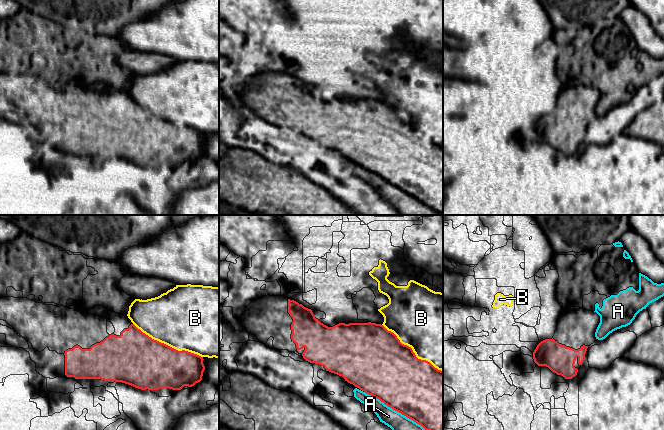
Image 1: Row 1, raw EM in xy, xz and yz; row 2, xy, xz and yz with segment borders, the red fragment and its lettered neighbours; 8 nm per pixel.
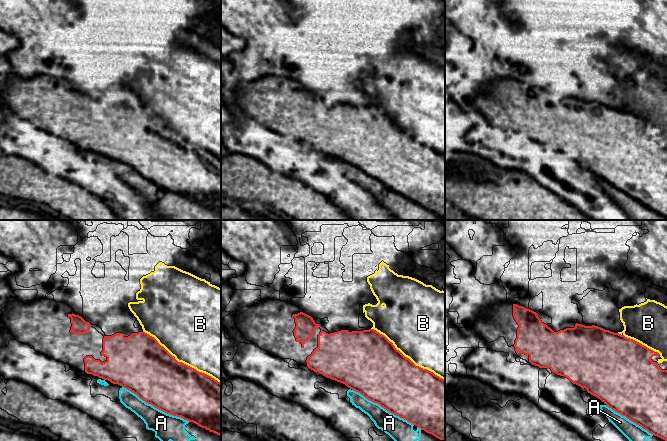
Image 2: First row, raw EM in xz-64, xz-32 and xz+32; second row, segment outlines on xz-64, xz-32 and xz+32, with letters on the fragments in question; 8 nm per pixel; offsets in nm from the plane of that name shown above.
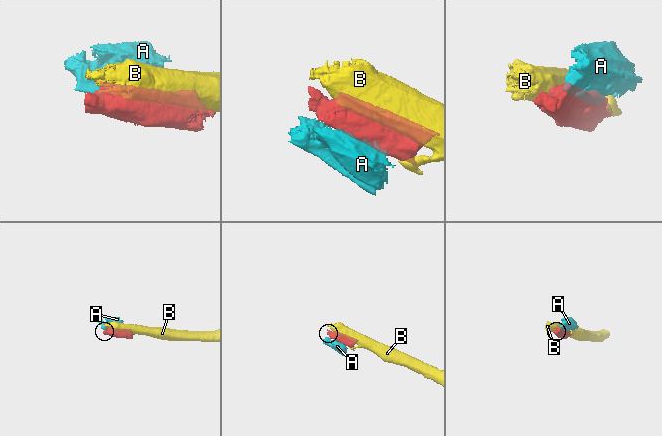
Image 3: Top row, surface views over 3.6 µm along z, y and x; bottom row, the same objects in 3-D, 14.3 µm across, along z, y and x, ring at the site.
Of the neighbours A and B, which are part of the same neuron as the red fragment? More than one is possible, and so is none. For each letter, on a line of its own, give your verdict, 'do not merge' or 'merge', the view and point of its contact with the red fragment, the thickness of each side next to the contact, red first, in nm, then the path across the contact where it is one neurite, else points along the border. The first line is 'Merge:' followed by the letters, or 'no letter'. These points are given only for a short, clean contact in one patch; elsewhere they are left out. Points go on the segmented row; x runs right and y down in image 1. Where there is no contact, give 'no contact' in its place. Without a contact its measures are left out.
Merge: no letter
A: do not merge; meets red in xz at (395, 410); 460 nm thick on the red side, 140 nm on the other
B: do not merge; meets red in xy at (167, 345); 420 nm thick on the red side, 500 nm on the other

